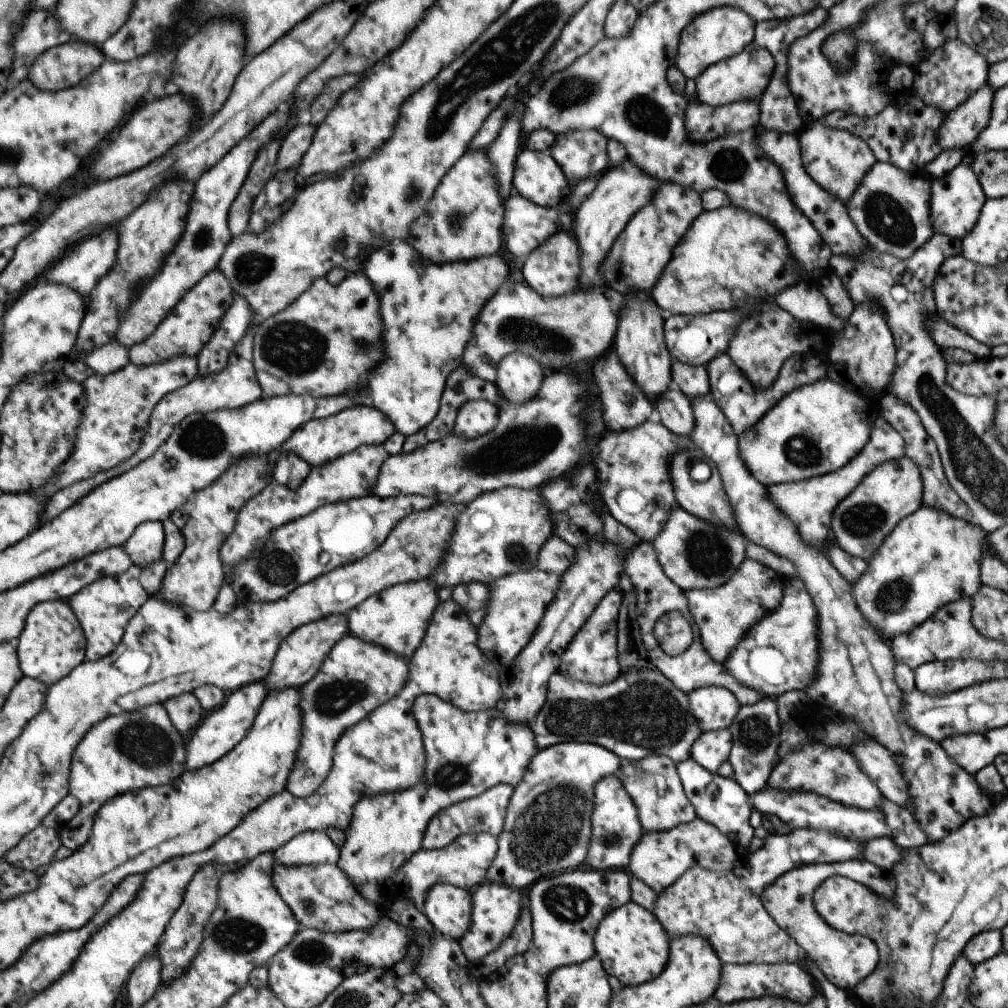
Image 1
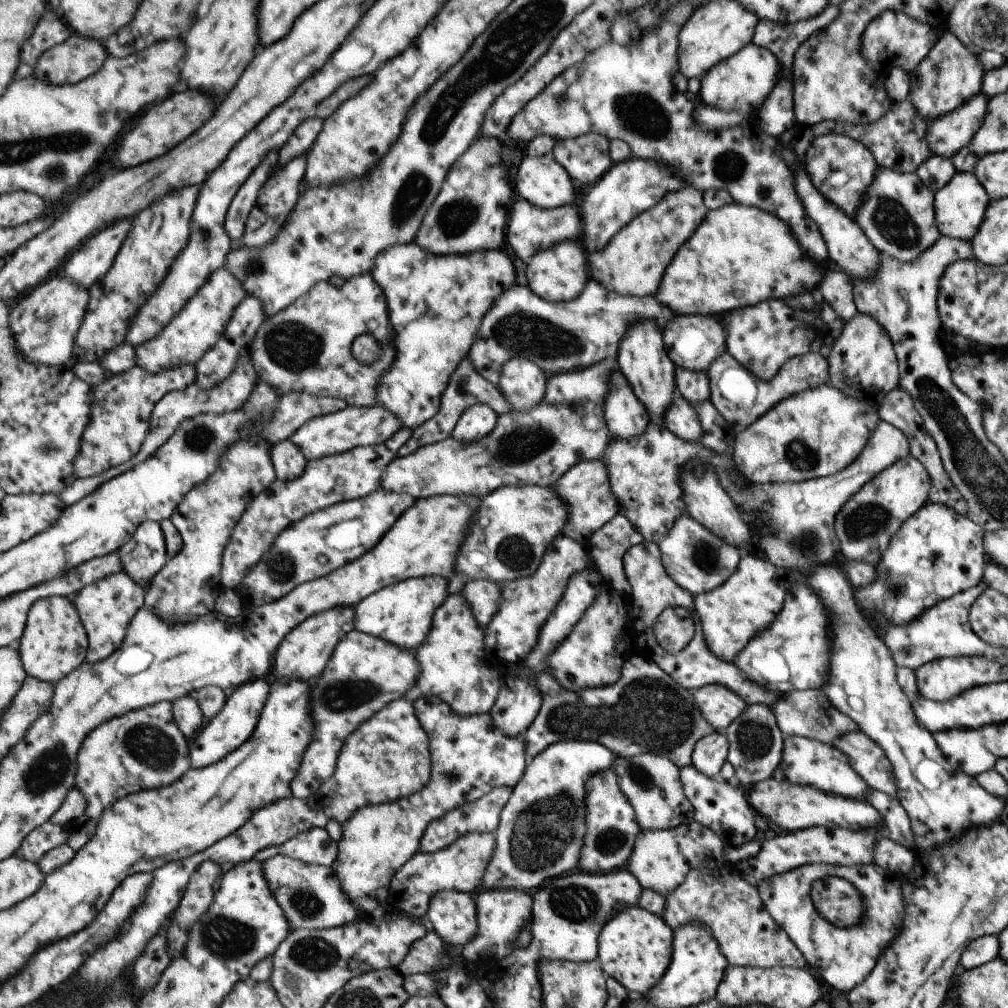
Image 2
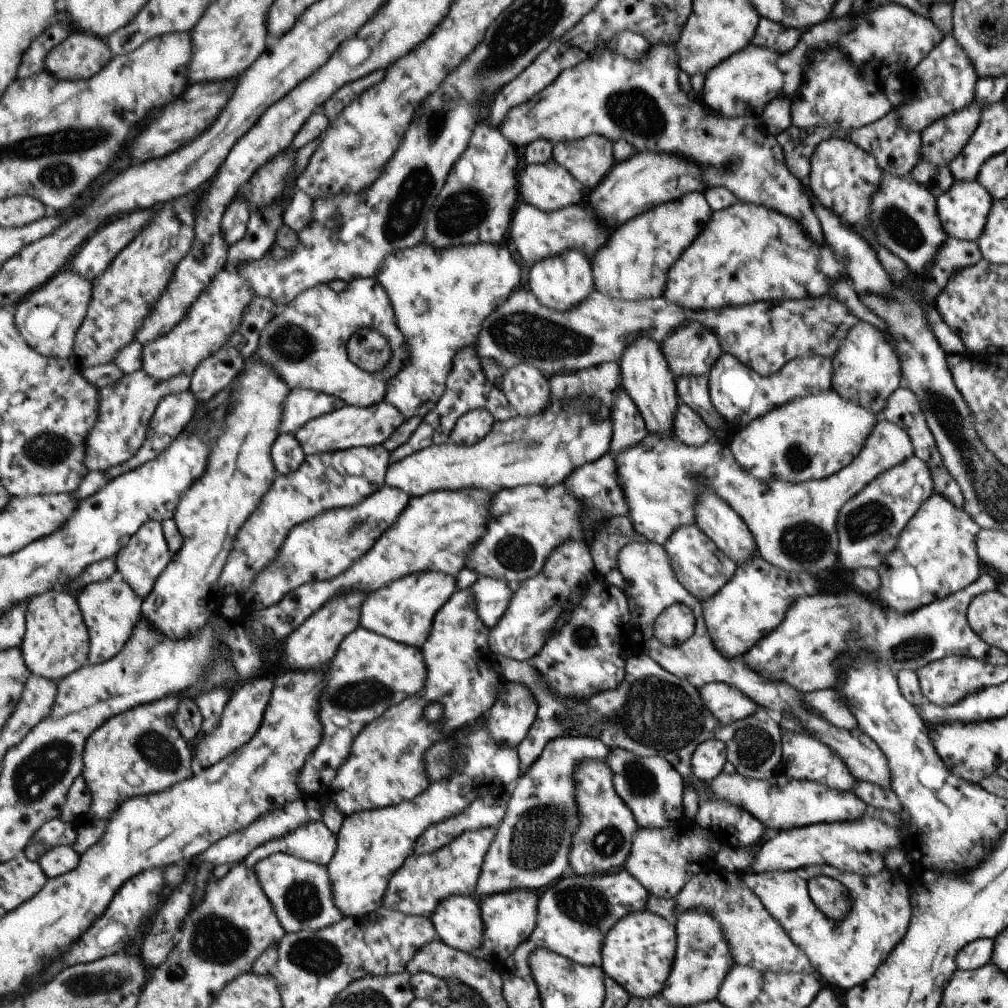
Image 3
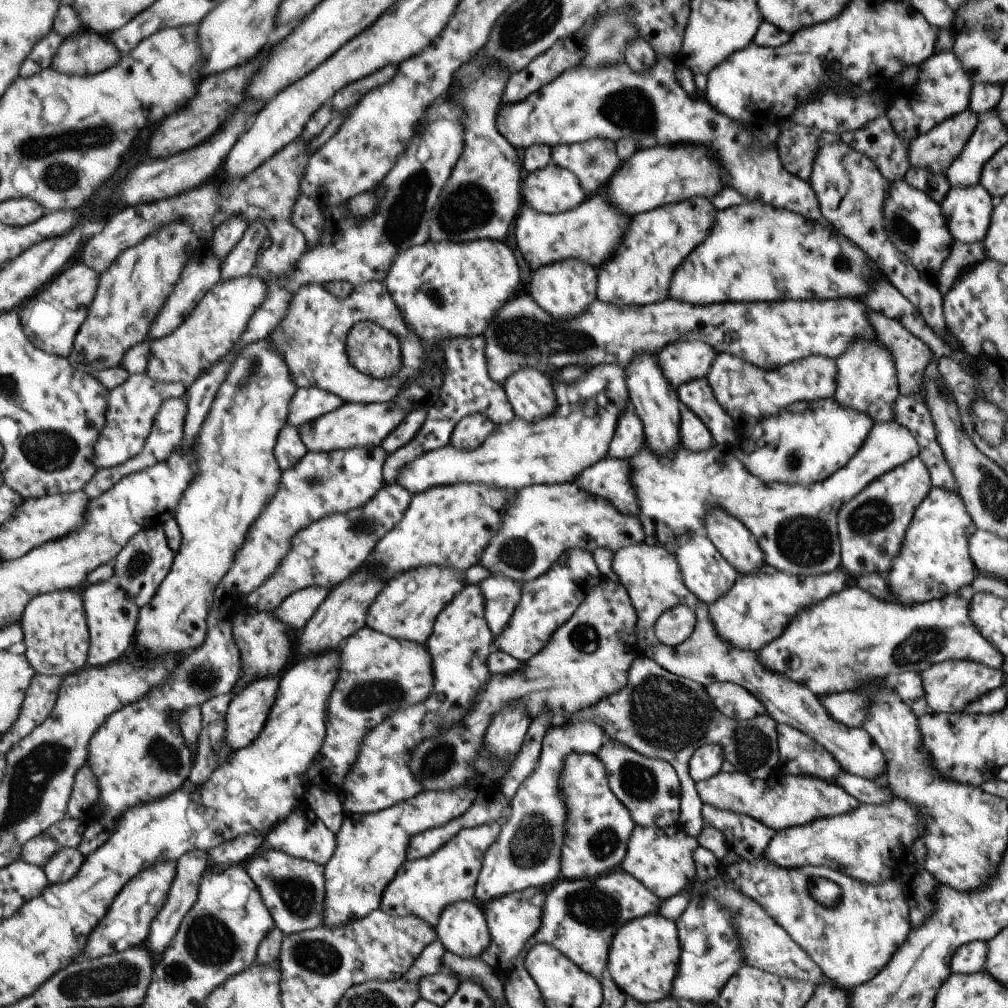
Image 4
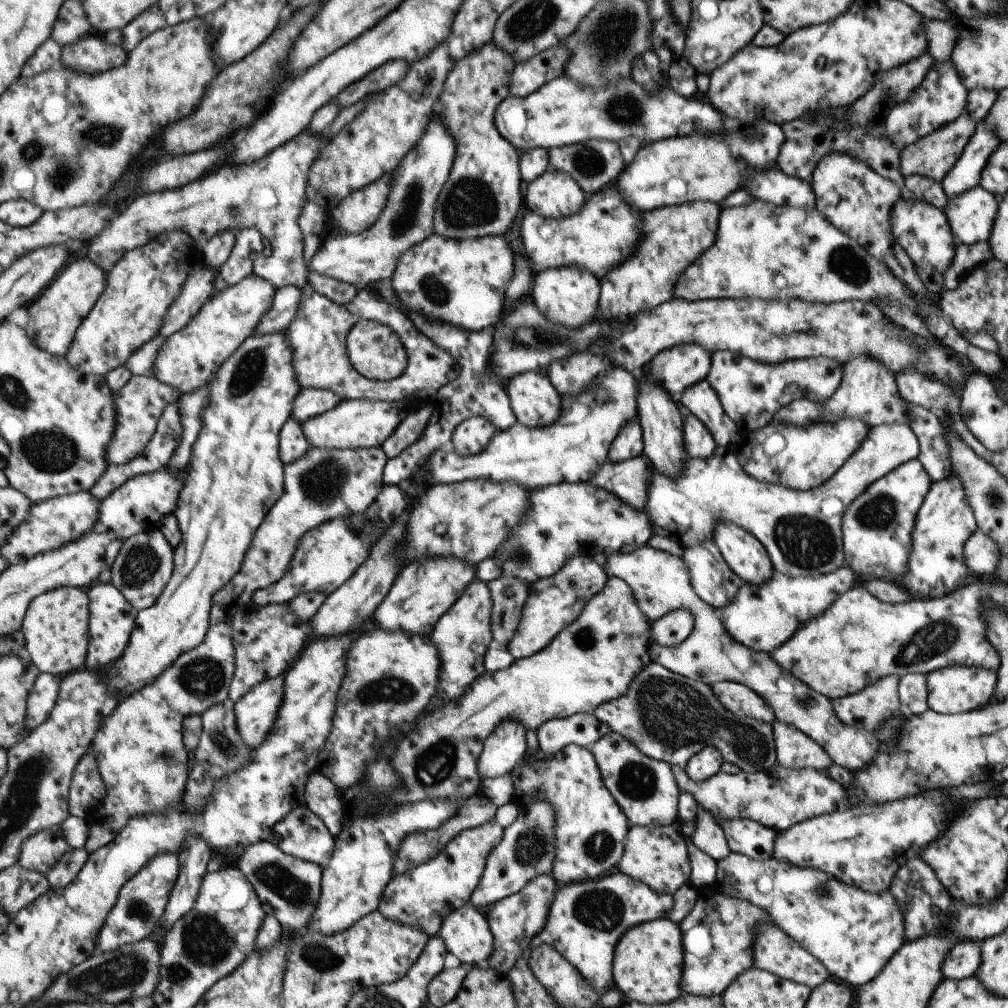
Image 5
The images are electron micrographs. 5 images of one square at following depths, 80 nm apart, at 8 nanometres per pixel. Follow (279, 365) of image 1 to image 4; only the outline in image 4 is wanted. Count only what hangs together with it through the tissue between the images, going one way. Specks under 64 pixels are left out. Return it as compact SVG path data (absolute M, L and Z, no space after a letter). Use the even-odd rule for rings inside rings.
M378 281L357 284L347 298L331 295L321 284L307 284L291 300L289 314L283 322L279 322L277 330L271 332L267 340L283 356L299 388L318 387L343 398L344 403L367 405L392 402L409 380L415 380L423 370L433 366L421 338L411 332L403 320L399 306L395 304L386 284ZM359 322L375 322L397 336L400 354L403 354L403 366L393 376L377 379L363 375L350 362L346 341Z

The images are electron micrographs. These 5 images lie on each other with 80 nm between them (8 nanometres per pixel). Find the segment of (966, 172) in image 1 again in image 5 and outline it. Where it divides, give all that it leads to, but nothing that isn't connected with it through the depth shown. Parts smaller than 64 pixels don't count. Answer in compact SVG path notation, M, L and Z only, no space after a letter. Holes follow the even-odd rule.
M977 185L950 198L943 208L956 244L987 241L997 212L998 199Z

